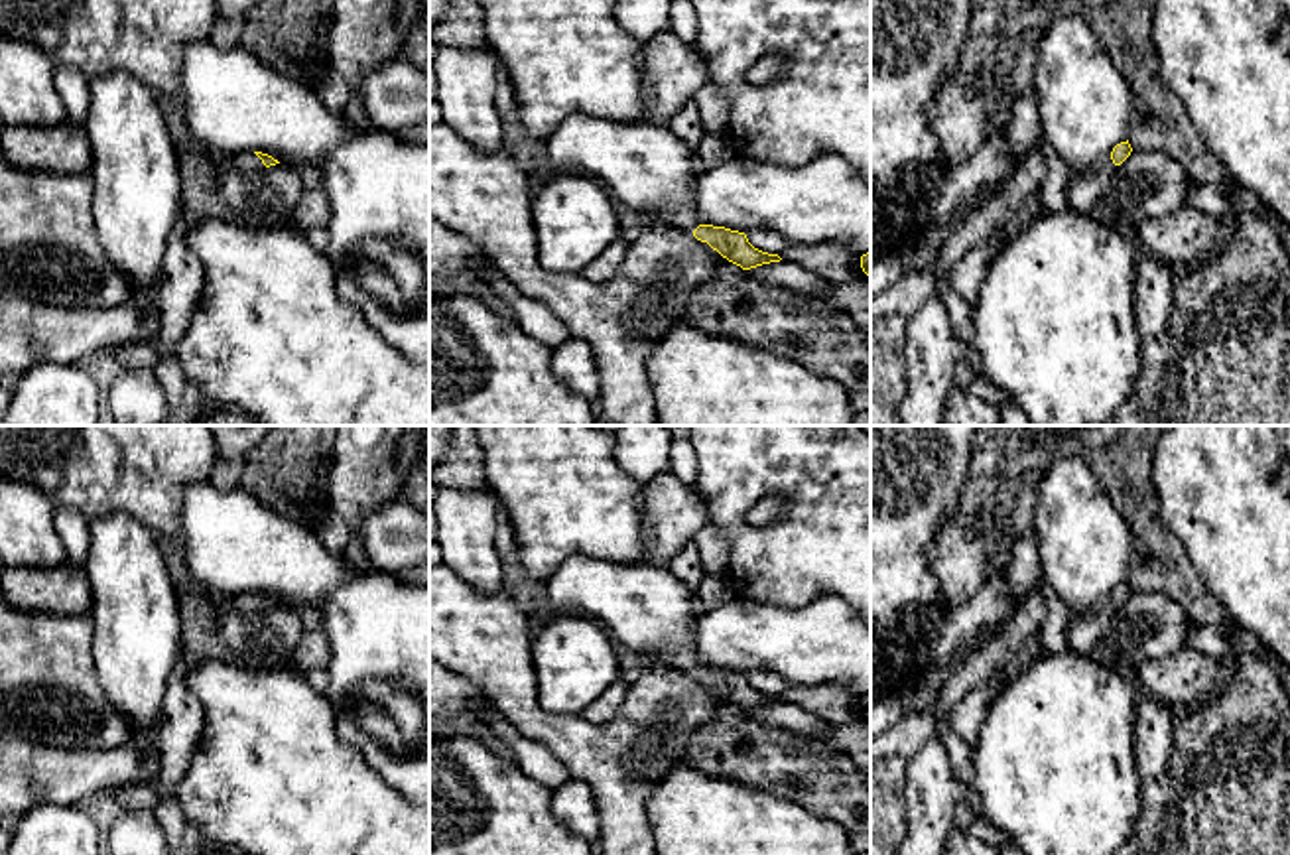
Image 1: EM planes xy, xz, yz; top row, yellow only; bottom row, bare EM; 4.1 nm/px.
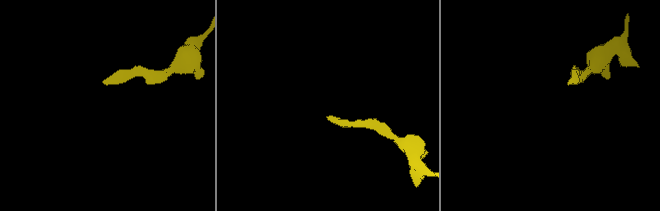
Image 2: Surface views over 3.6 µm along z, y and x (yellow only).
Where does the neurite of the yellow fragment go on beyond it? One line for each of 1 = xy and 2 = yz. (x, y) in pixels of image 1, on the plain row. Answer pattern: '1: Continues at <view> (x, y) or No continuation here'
1: Continues at xy (245, 603)
2: Continues at yz (1105, 605)

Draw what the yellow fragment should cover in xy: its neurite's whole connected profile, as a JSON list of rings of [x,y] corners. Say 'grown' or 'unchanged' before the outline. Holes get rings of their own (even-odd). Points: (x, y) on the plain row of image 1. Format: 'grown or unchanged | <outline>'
grown | [[[238,593],[238,595],[228,595],[223,603],[219,603],[217,611],[221,615],[254,615],[264,607],[270,609],[276,605],[280,603],[262,593]]]

